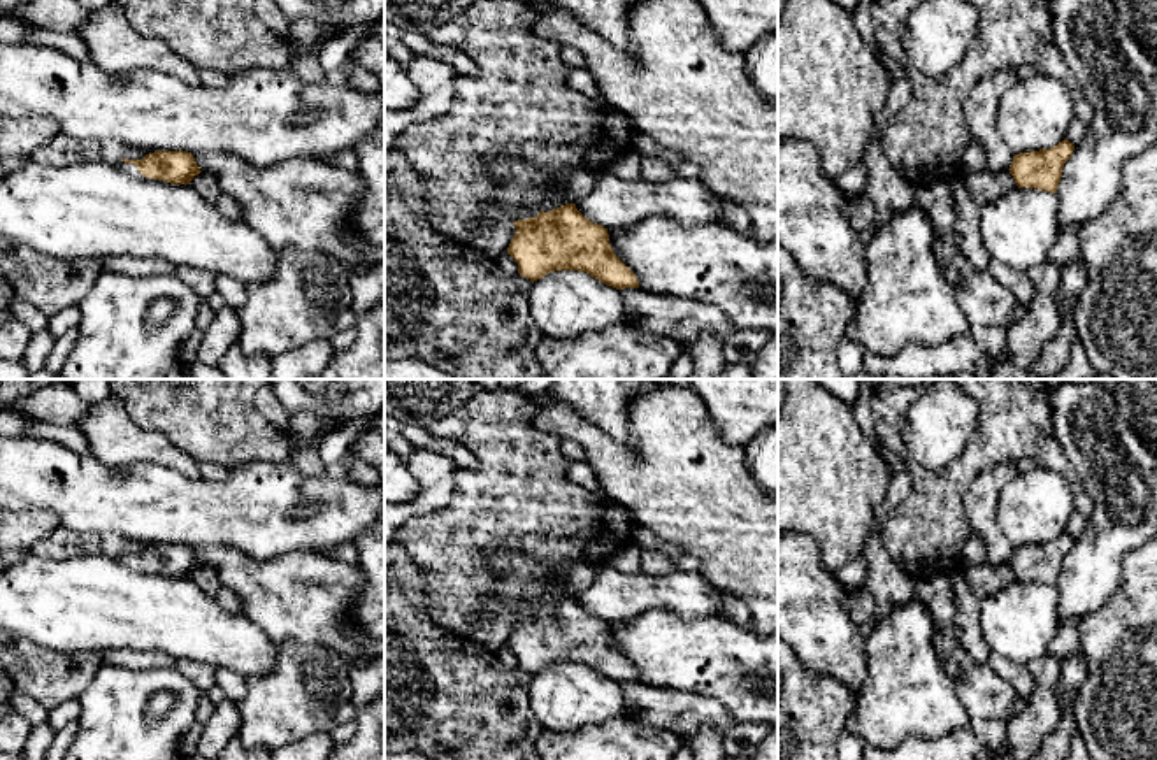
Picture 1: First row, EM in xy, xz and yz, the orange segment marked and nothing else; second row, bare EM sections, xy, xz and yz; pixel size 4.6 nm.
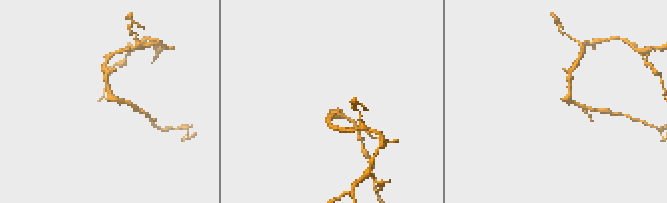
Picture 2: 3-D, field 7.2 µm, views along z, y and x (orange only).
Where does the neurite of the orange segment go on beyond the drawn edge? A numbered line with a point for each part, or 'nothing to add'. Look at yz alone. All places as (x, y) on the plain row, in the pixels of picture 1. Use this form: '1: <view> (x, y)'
nothing to add

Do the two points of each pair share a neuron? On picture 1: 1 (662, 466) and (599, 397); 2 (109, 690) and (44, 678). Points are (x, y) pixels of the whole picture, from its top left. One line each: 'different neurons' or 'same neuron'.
1: different neurons
2: different neurons

